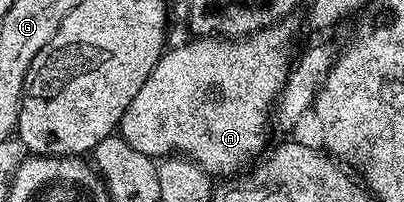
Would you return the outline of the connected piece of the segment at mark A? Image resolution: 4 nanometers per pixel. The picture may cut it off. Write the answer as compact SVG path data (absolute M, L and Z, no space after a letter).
M279 21L241 37L194 37L191 40L191 43L163 50L148 81L140 85L140 93L136 93L128 109L124 109L120 134L132 149L145 155L169 157L177 153L191 159L211 176L230 177L241 172L245 163L253 164L267 150L266 110L270 102L272 107L290 77L294 27L290 21Z

